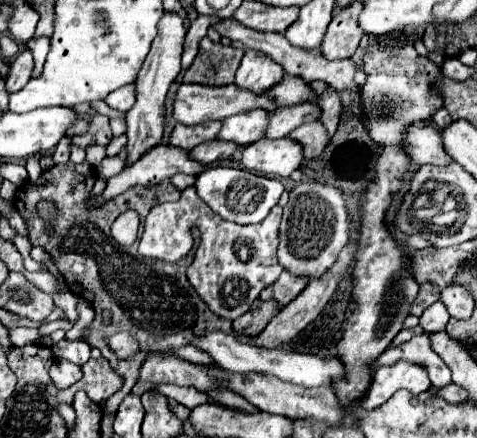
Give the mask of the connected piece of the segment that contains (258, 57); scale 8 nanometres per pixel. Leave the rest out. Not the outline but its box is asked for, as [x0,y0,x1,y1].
[235,49,283,95]

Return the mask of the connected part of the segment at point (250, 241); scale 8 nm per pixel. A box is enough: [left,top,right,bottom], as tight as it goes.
[139,187,283,321]

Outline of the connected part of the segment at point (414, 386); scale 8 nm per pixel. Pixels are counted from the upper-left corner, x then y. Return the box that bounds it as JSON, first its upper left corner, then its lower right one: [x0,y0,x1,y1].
[359,361,429,409]

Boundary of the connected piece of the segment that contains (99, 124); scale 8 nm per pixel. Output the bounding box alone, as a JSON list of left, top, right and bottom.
[71,113,113,147]

